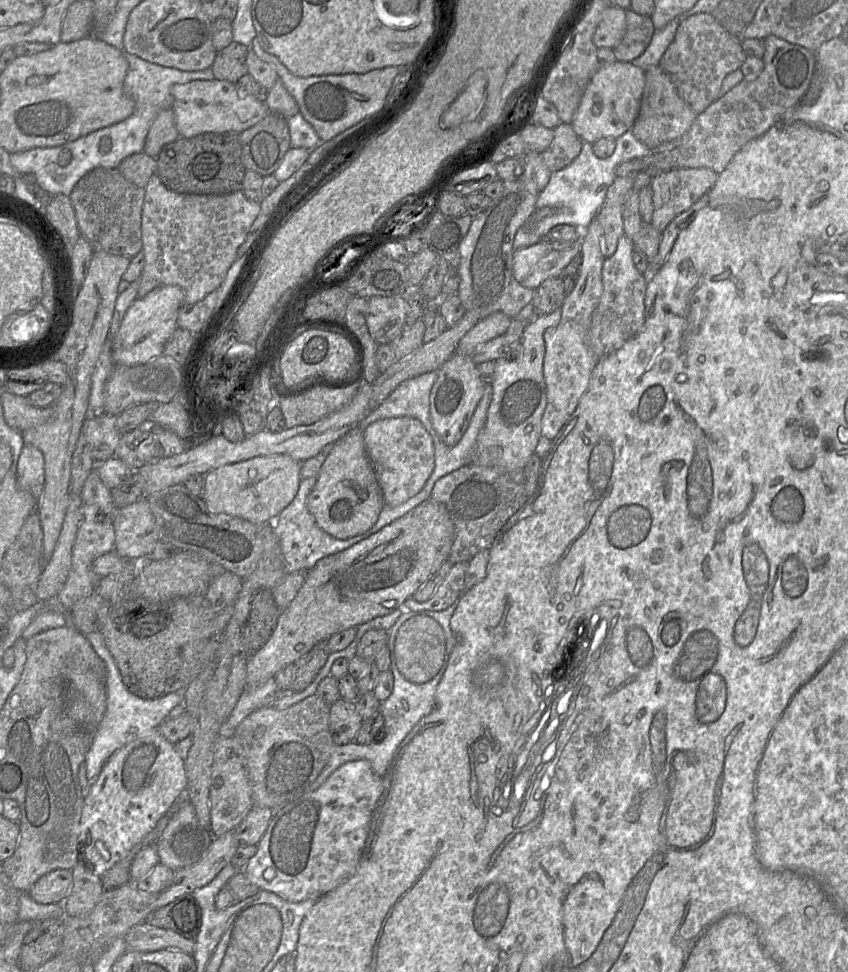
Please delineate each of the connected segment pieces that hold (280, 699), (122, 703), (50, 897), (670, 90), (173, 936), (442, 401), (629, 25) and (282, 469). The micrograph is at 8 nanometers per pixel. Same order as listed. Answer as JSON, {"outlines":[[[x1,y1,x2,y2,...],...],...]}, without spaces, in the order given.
{"outlines":[[[354,640,345,649,330,653,315,679,300,692,279,689,274,677,256,688,246,689,228,719,221,724,219,735,225,738,233,737,239,724,258,709,263,707,286,709,315,694,321,681,331,675,331,667,336,659,350,660,356,656,358,642,359,640]],[[94,632,84,635,91,644,95,653,103,660,106,665,106,691,107,706,103,719,95,734,93,744,86,755,86,775,89,781,89,789,93,782,101,774,105,764,113,756,130,732,151,731,156,729,165,721,172,709,179,704,184,703,183,692,174,692,157,699,143,699,129,692,123,682,120,670,116,661,105,644,101,633]],[[57,869,40,877,27,894,41,904,63,904,72,883,72,870]],[[660,65,645,71,645,86,638,116,631,128,633,135,650,149,662,143,673,141,688,132,696,113,681,98,676,87]],[[145,923,133,927,125,936,125,942,126,950,143,953,178,950,193,954,195,950,195,940,185,938,172,930]],[[502,312,482,318,469,330,457,345,453,355,438,369,437,379,430,393,430,417,432,425,447,446,455,446,467,430,473,413,483,396,485,384,480,377,472,355,478,347,504,334,512,318]],[[632,8,627,9,626,31,614,49,618,61,632,62,641,56,648,47,654,31,651,16,639,14]],[[276,454,222,465,205,475,201,498,214,514,223,513,256,524,274,521,298,492,301,463,288,455]]]}

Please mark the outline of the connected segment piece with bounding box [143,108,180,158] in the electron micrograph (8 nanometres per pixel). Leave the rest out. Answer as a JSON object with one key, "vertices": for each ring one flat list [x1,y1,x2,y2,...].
{"vertices":[[171,108,162,110,154,119,145,139,143,152,156,158,162,147,180,137]]}

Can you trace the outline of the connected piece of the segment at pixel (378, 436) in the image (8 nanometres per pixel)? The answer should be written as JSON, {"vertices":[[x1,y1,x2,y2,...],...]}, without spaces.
{"vertices":[[380,419,367,426,363,436,386,506,395,507,423,488,435,467,435,454,433,439,418,419]]}

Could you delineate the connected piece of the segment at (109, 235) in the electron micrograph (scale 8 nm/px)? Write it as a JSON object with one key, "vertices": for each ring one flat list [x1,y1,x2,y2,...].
{"vertices":[[98,167,74,186,70,201,80,234,93,247,113,255,133,258,142,250,142,208,145,189,127,181,118,168]]}

